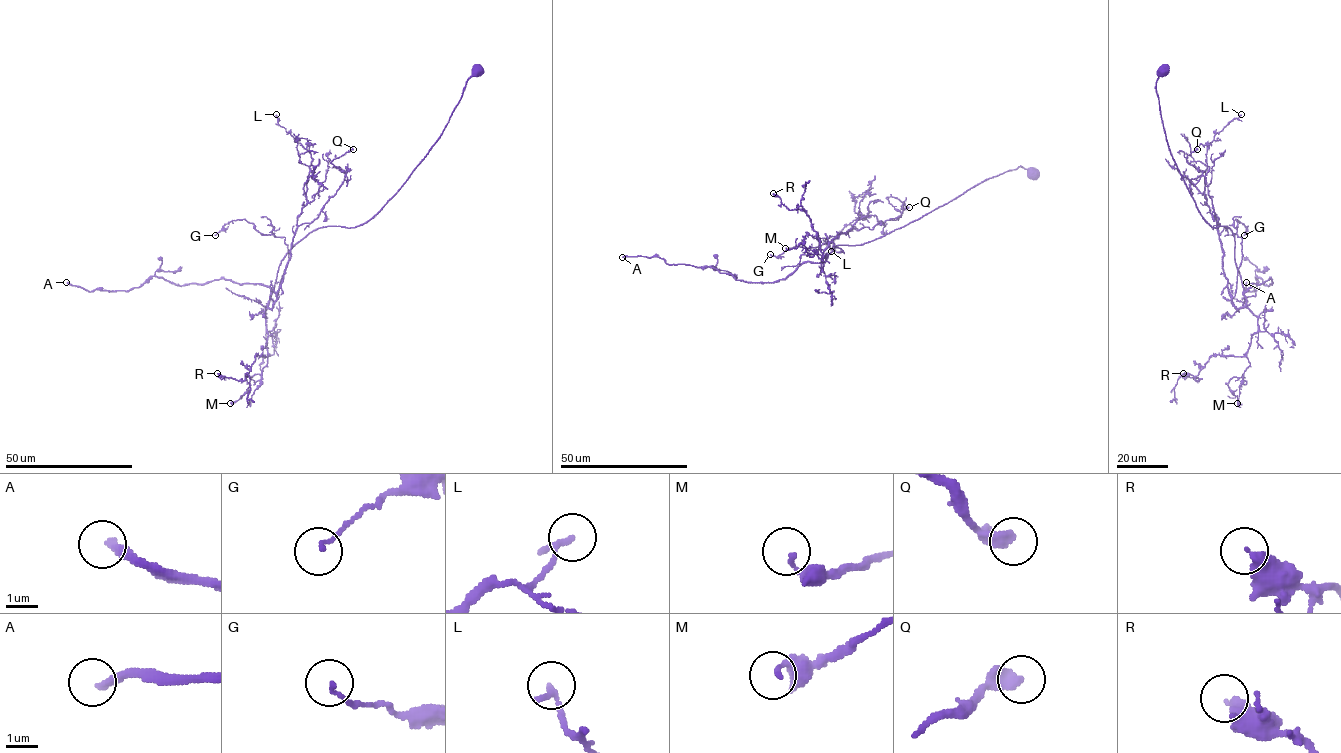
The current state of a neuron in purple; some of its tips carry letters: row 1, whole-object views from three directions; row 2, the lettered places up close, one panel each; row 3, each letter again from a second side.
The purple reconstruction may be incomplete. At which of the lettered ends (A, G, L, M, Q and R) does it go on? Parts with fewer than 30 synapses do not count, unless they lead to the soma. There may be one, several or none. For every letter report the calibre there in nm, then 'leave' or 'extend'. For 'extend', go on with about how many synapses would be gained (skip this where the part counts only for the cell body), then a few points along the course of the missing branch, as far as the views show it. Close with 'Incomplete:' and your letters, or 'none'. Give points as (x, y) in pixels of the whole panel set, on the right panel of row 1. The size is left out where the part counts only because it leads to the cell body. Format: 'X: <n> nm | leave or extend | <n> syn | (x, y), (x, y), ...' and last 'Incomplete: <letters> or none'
A: 260 nm | extend | 200 syn | (1246, 282), (1259, 247), (1249, 295), (1267, 283), (1248, 254), (1263, 225), (1230, 247), (1235, 336)
G: 100 nm | leave
L: 130 nm | leave
M: 150 nm | leave
Q: 440 nm | leave
R: 400 nm | leave
Incomplete: A

